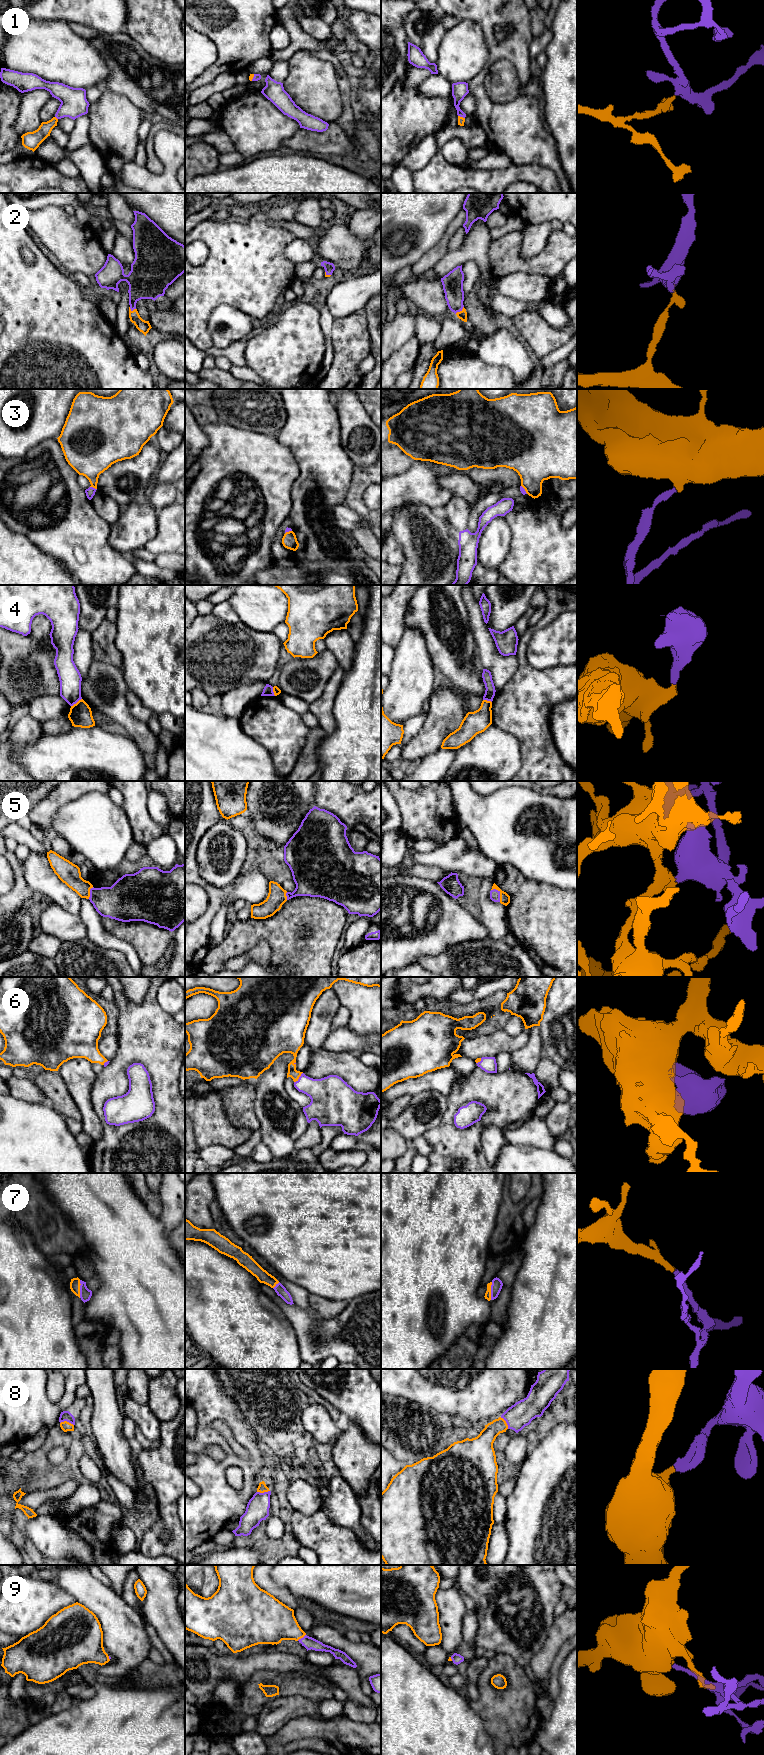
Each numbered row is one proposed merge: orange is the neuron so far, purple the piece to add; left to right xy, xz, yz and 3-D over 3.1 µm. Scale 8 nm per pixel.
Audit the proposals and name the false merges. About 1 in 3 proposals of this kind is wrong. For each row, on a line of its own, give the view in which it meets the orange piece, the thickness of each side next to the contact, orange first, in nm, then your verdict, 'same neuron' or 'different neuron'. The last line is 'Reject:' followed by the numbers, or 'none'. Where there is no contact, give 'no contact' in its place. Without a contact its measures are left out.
1: contact in xy; calibres 130 and 220 nm; same neuron
2: contact in yz; calibres 70 and 160 nm; same neuron
3: contact in xy; calibres 320 and 80 nm; same neuron
4: contact in xy; calibres 190 and 180 nm; different neuron
5: contact in yz; calibres 80 and 80 nm; same neuron
6: contact in xz; calibres 120 and 260 nm; same neuron
7: contact in xy; calibres 80 and 100 nm; same neuron
8: contact in xy; calibres 80 and 80 nm; same neuron
9: contact in xz; calibres 320 and 100 nm; same neuron
Reject: 4

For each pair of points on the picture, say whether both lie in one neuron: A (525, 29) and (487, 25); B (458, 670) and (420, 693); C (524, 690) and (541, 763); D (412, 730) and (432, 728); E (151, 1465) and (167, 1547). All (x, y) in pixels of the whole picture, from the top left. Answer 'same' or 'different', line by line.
A: same
B: different
C: same
D: different
E: same

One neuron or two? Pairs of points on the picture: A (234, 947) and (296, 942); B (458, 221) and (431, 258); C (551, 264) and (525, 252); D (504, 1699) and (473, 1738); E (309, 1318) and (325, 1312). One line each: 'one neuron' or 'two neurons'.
A: one neuron
B: one neuron
C: two neurons
D: two neurons
E: two neurons

